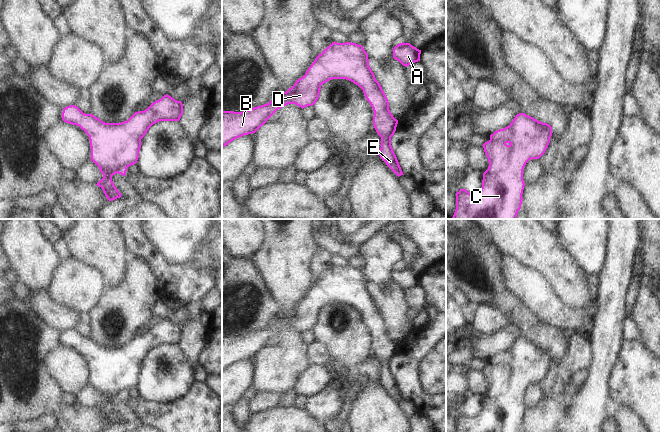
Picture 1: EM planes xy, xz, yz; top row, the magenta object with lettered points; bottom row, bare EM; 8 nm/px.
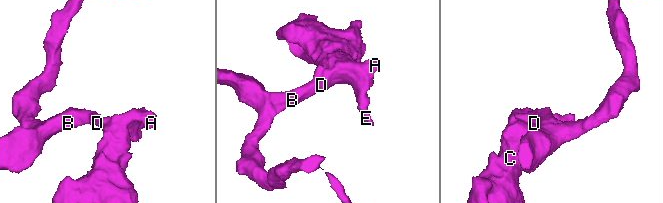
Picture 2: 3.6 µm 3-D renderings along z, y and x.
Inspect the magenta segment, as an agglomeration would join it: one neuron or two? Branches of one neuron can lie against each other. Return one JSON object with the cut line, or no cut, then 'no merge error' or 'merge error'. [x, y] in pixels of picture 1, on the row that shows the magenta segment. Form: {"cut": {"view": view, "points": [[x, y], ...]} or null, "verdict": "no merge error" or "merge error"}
{"cut": null, "verdict": "no merge error"}

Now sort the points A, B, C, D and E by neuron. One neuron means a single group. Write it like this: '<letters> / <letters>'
A B C D E

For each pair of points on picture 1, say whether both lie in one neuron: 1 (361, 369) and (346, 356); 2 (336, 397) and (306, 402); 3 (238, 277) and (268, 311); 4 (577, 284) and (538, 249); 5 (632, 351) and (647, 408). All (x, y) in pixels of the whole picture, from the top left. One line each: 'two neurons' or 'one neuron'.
1: two neurons
2: one neuron
3: one neuron
4: one neuron
5: one neuron

